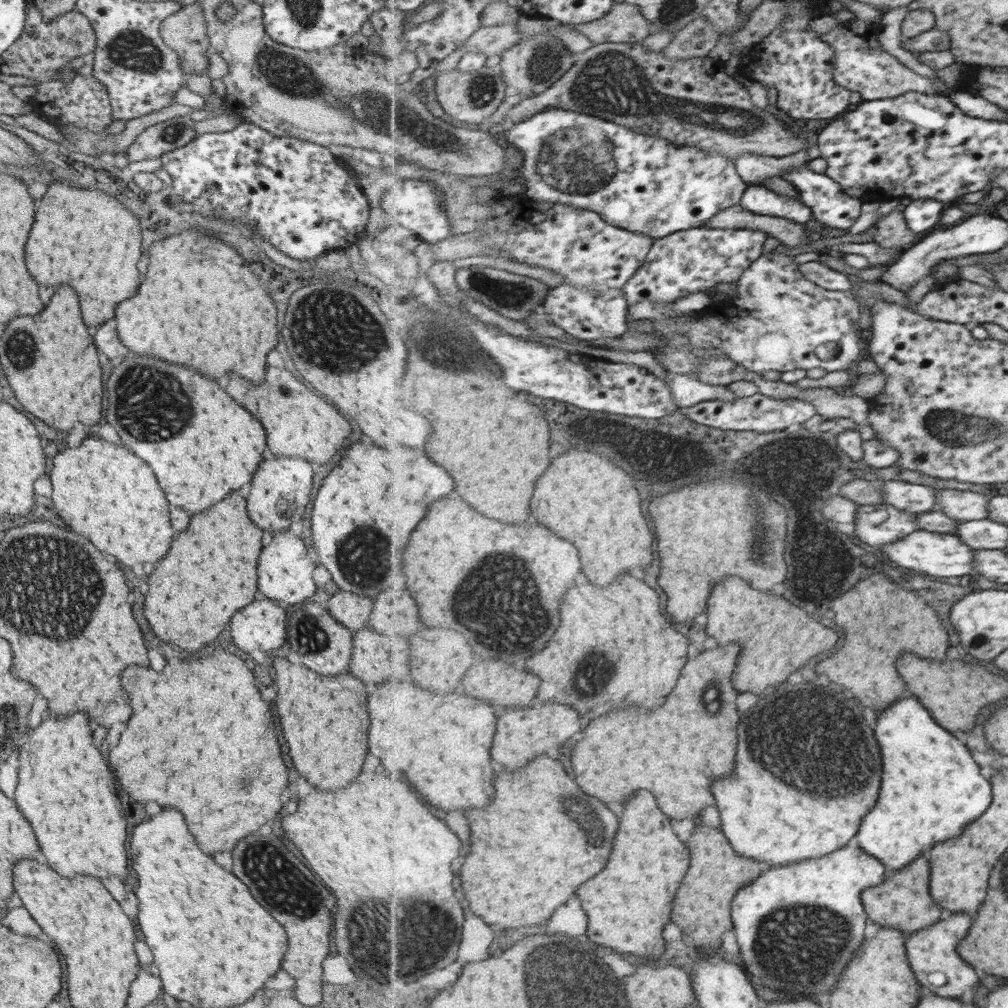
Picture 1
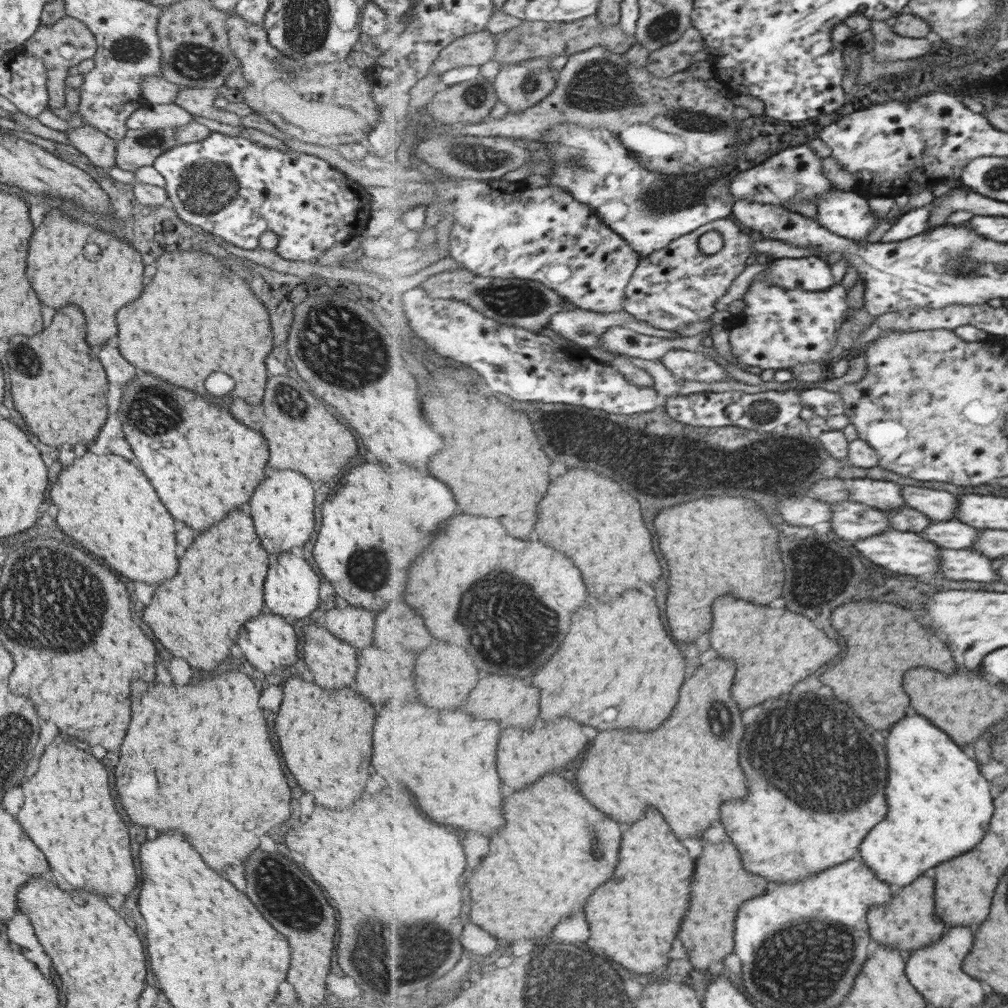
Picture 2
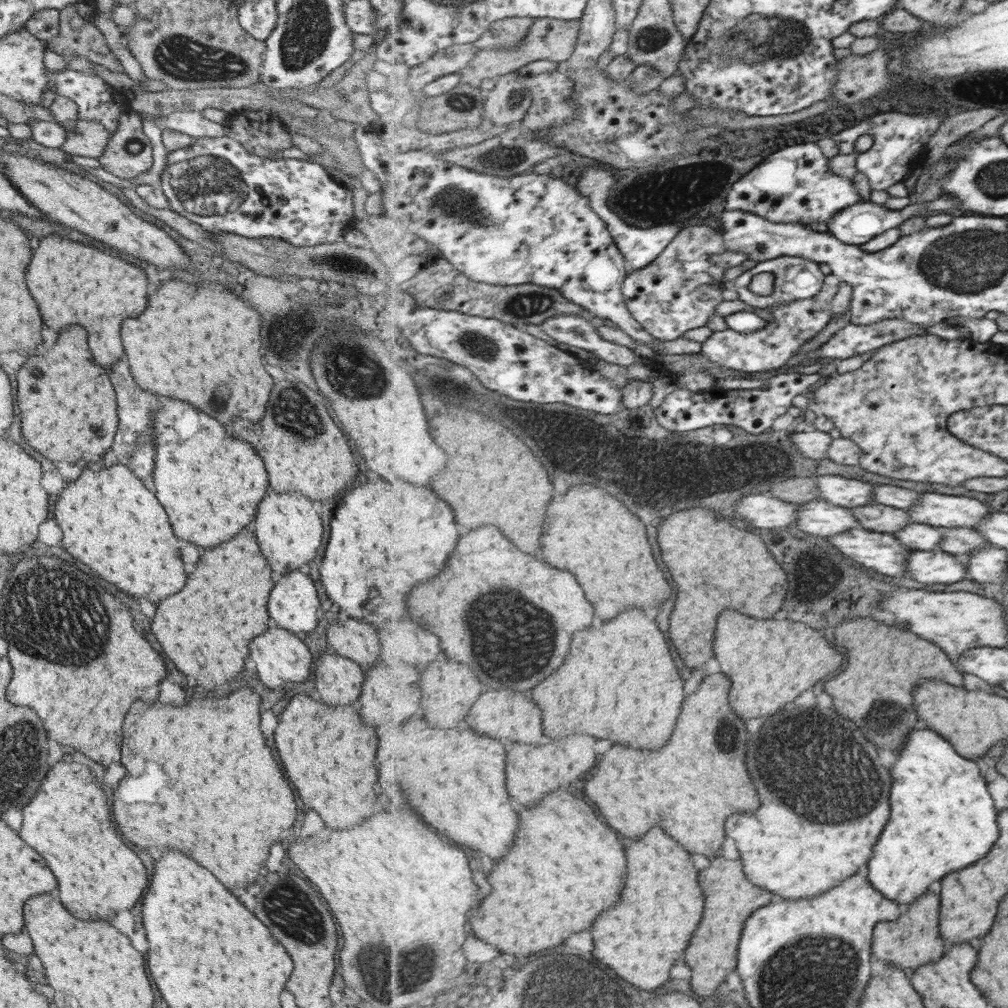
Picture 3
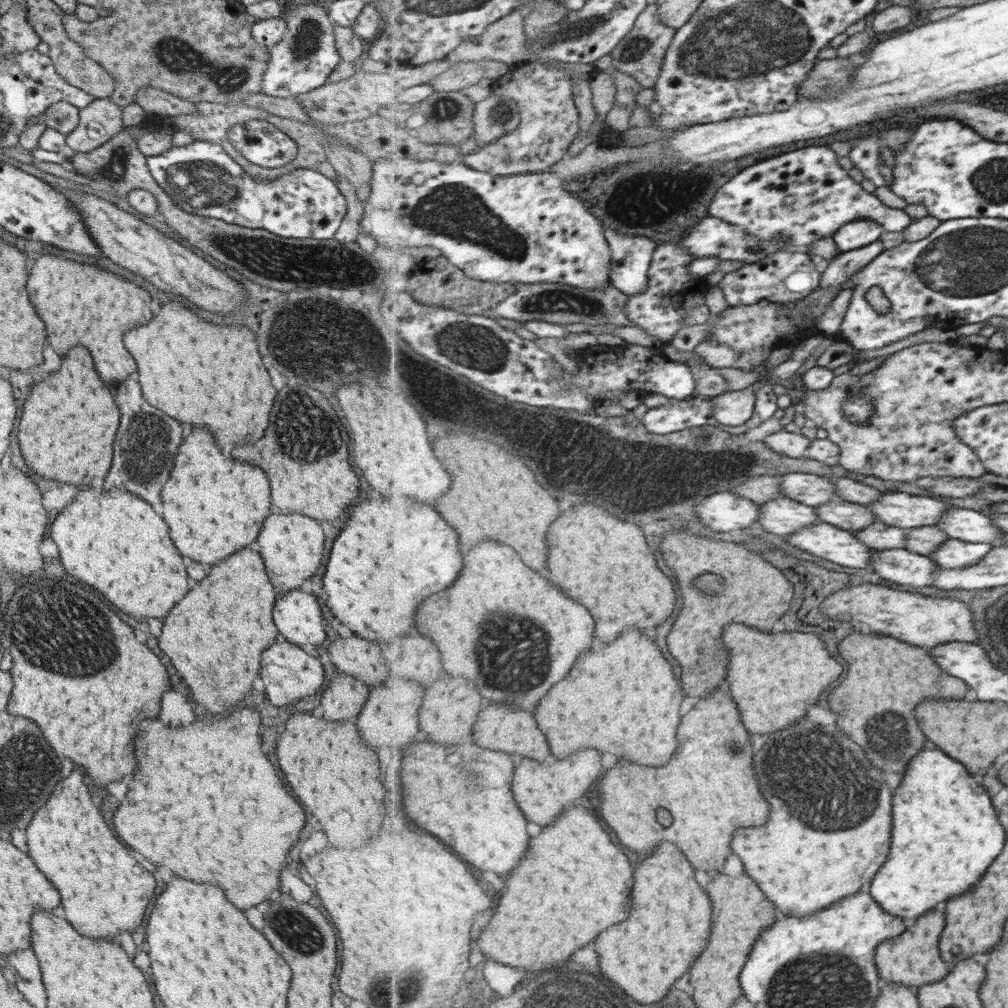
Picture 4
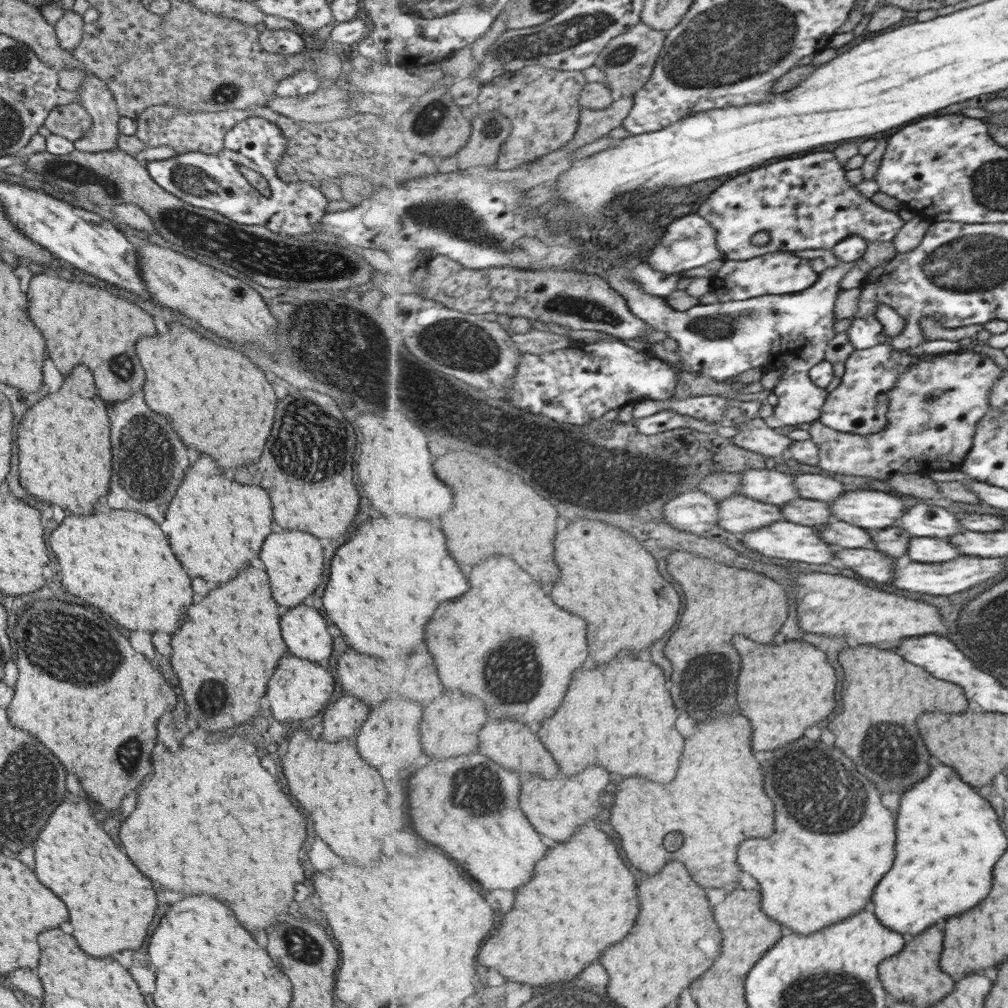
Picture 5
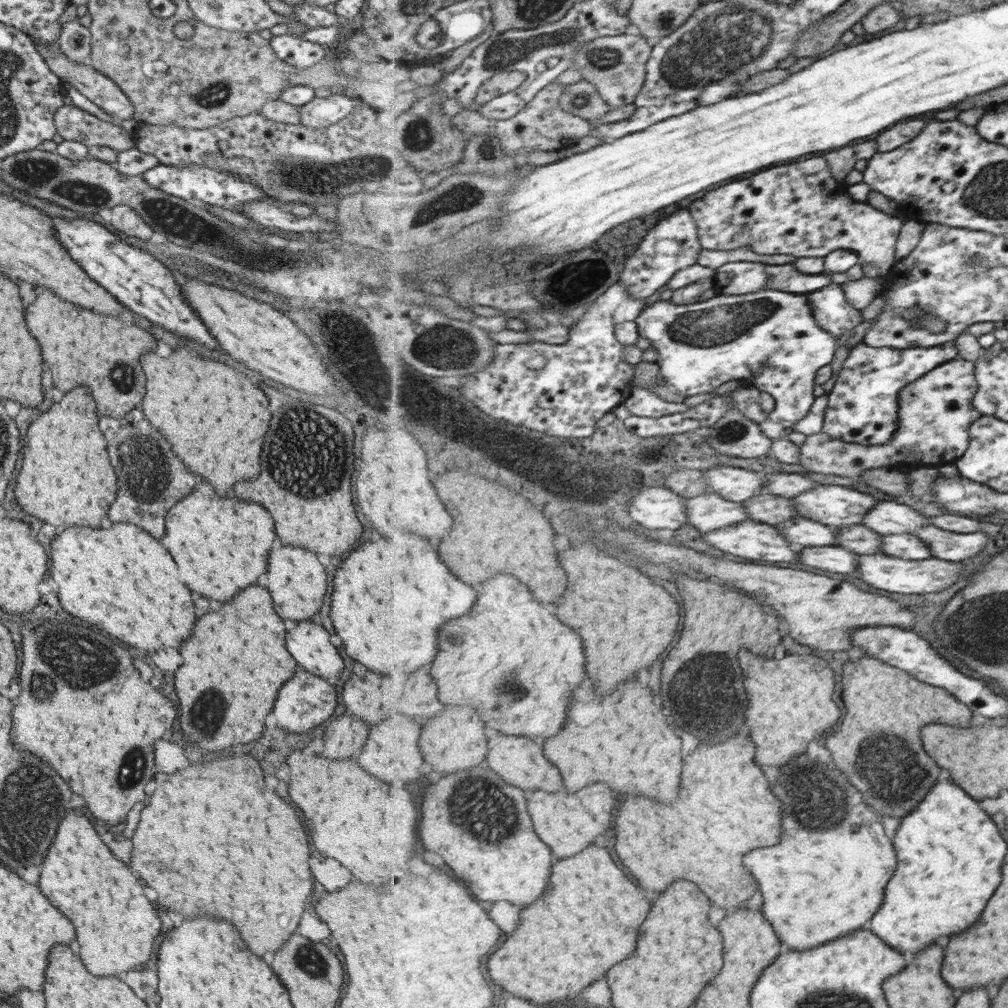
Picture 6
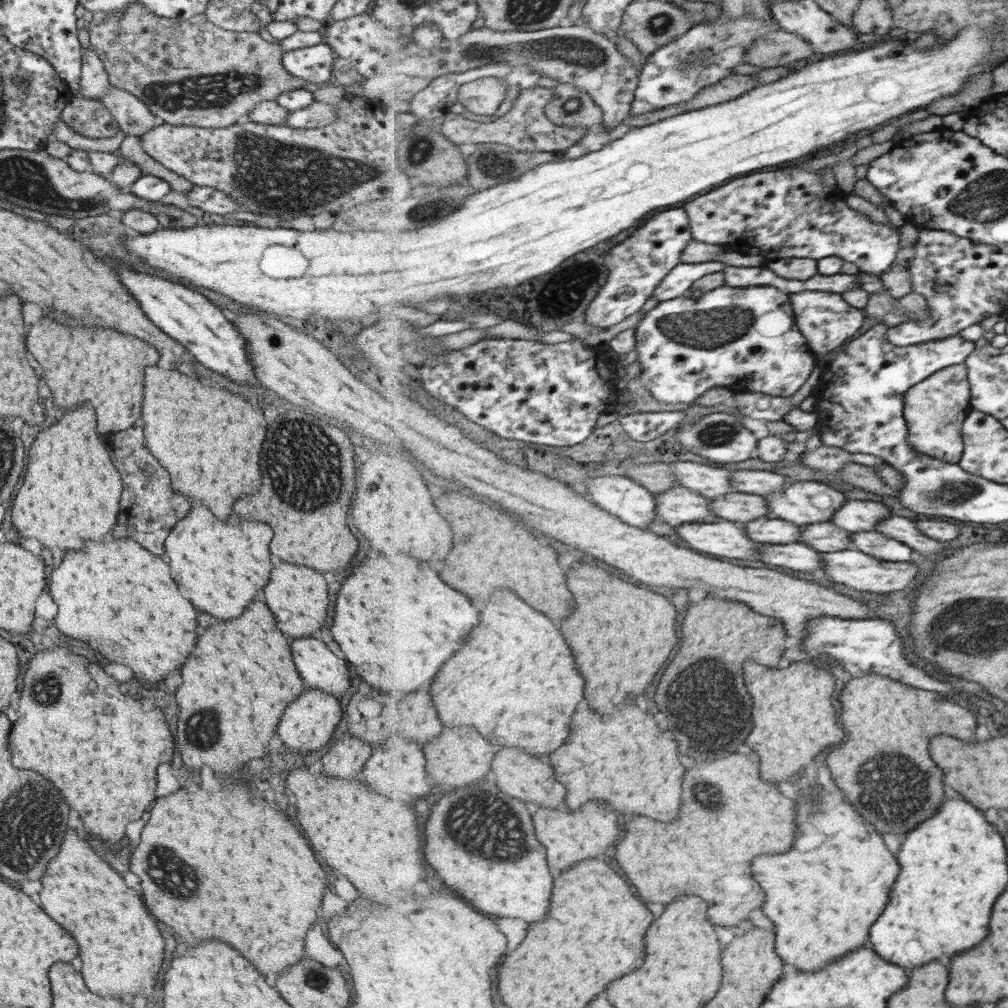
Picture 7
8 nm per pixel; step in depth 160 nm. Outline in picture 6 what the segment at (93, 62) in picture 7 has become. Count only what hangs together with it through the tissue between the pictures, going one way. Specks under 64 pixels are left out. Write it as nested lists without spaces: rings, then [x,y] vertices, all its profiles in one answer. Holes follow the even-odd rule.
[[[78,19],[63,23],[61,34],[58,38],[58,47],[71,62],[88,65],[91,51],[91,35],[89,34],[87,25],[81,24]]]

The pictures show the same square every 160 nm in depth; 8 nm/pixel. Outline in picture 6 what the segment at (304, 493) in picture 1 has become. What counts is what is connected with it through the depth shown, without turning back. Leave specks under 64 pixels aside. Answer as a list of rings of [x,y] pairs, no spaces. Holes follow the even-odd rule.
[[[291,546],[271,548],[267,556],[267,570],[271,570],[267,574],[267,590],[271,594],[273,608],[277,610],[279,618],[301,622],[301,620],[309,620],[315,612],[318,612],[321,606],[319,602],[323,600],[327,588],[327,576],[321,563],[317,562],[315,554]]]

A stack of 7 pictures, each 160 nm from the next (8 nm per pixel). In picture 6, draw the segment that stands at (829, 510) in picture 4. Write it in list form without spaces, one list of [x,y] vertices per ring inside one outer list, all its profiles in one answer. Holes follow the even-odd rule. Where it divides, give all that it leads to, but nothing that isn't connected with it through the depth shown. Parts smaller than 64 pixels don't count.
[[[763,492],[744,502],[744,508],[751,519],[763,524],[778,525],[800,516],[792,499]]]

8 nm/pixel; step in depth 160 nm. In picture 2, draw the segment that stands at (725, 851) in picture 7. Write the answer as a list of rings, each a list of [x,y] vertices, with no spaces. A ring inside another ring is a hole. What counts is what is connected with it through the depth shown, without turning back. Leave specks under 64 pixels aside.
[[[717,660],[709,668],[703,666],[701,672],[697,672],[689,682],[685,682],[681,690],[681,702],[677,704],[677,710],[673,712],[673,718],[665,722],[659,730],[643,734],[635,730],[613,730],[603,732],[603,736],[615,736],[615,738],[599,738],[589,748],[587,758],[583,760],[583,766],[577,772],[577,782],[585,798],[593,802],[599,810],[605,810],[613,820],[617,822],[639,822],[645,816],[649,806],[655,806],[665,814],[669,824],[673,826],[673,832],[679,838],[695,837],[703,841],[704,832],[716,820],[722,818],[722,806],[729,800],[747,798],[747,778],[739,764],[739,746],[745,736],[745,724],[743,716],[737,708],[737,704],[731,698],[731,688],[735,680],[735,672],[738,668],[734,660]],[[723,682],[723,692],[715,692],[717,684]],[[659,752],[663,754],[663,764],[657,762]],[[655,766],[693,766],[693,768],[655,768]],[[627,768],[627,770],[625,770]],[[627,780],[627,782],[625,782]],[[739,792],[739,794],[737,794]]]

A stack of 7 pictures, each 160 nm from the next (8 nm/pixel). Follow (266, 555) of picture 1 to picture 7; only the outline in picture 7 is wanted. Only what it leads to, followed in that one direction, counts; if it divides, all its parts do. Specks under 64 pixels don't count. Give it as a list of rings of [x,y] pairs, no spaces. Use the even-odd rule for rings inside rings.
[[[299,638],[291,644],[293,664],[299,676],[317,690],[338,698],[349,688],[345,662],[333,656],[323,642],[315,638]]]

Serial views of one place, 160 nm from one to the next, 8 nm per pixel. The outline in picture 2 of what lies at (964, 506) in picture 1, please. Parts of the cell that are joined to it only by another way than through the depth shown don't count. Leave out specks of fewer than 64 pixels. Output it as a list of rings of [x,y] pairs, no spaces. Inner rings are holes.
[[[911,485],[903,486],[902,495],[909,507],[926,514],[931,520],[948,521],[956,518],[960,495]]]

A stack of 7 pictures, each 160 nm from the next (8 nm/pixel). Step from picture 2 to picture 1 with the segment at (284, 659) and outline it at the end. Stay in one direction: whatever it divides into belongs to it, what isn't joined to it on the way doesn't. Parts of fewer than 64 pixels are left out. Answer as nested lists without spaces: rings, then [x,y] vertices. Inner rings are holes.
[[[263,598],[241,608],[231,618],[229,632],[239,650],[261,650],[270,654],[287,641],[286,625],[284,609],[275,601]]]

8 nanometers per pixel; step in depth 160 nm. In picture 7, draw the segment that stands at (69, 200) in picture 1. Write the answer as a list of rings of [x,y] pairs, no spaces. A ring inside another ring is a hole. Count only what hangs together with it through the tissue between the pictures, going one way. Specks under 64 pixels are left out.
[[[49,318],[37,320],[27,332],[27,350],[31,356],[37,360],[37,364],[43,370],[43,378],[47,388],[51,390],[53,398],[61,398],[67,402],[53,402],[55,406],[69,410],[81,402],[89,402],[93,410],[97,412],[97,434],[101,436],[103,432],[121,432],[133,426],[133,422],[139,418],[139,408],[141,408],[141,390],[143,390],[143,368],[156,364],[159,352],[156,347],[141,339],[125,334],[117,334],[113,330],[99,330],[99,328],[71,328],[67,330],[61,324],[55,324]]]

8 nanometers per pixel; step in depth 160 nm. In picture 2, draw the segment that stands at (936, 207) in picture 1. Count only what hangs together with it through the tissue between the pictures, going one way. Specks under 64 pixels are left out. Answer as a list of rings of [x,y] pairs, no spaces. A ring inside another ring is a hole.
[[[925,205],[911,209],[904,213],[899,222],[883,236],[881,243],[900,242],[909,238],[917,237],[917,234],[923,234],[931,230],[929,226],[929,216],[931,216],[931,207]]]

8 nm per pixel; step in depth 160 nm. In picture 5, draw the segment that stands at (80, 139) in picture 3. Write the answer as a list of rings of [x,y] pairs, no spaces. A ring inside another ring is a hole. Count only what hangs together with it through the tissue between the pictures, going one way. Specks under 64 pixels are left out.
[[[93,73],[84,76],[83,86],[77,89],[80,106],[91,118],[90,131],[79,140],[73,141],[74,150],[85,153],[101,153],[116,148],[116,136],[119,134],[116,124],[120,115],[105,83]]]

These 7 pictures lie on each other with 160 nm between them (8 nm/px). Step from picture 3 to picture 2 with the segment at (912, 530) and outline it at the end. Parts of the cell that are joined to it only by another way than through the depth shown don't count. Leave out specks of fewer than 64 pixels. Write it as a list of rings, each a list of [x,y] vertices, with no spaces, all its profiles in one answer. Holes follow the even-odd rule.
[[[959,519],[948,521],[933,521],[921,535],[925,535],[931,542],[935,542],[940,548],[969,549],[980,537],[981,528],[961,522]]]

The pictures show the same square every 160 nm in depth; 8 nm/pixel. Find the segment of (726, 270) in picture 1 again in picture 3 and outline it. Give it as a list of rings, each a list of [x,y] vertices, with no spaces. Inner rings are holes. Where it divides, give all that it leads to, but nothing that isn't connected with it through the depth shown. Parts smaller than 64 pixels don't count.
[[[707,225],[685,227],[669,247],[644,269],[631,271],[624,282],[624,295],[628,309],[658,340],[675,340],[693,328],[707,326],[709,316],[717,304],[723,302],[723,276],[725,270],[711,262],[711,254],[729,251],[723,233]]]

